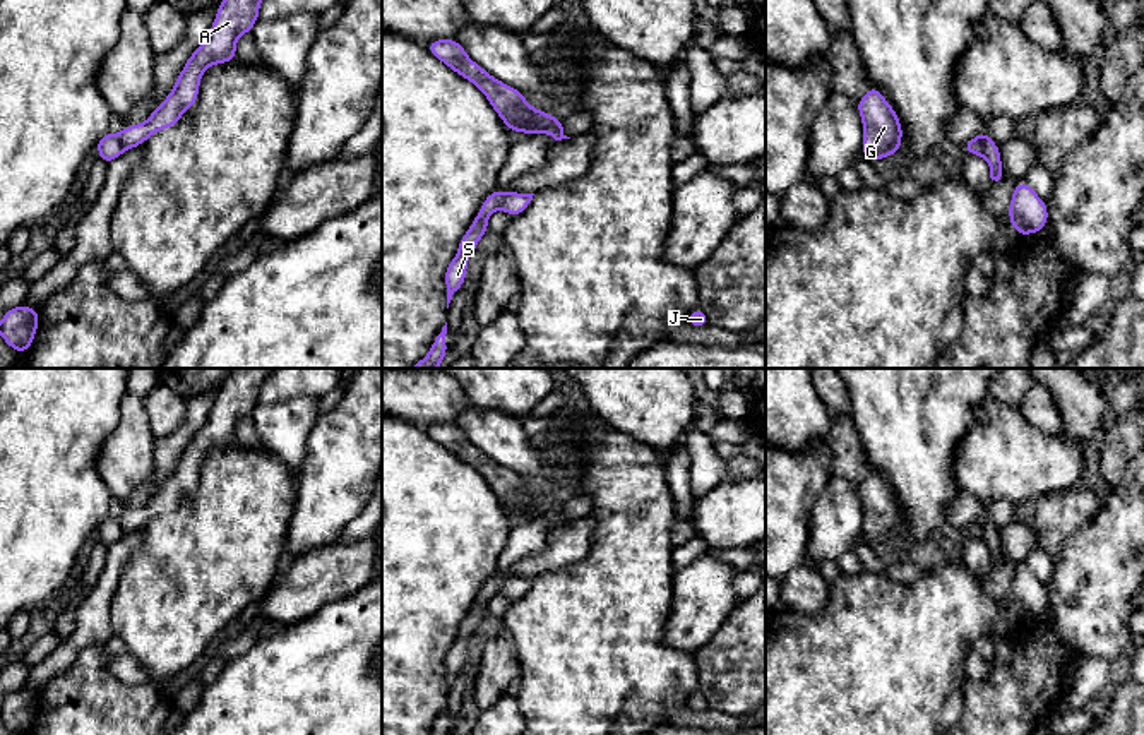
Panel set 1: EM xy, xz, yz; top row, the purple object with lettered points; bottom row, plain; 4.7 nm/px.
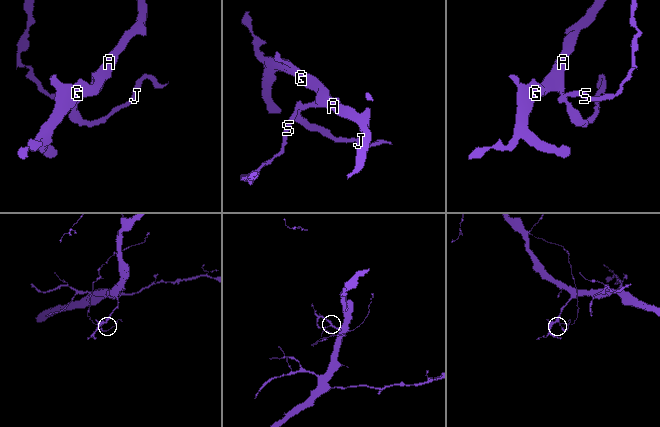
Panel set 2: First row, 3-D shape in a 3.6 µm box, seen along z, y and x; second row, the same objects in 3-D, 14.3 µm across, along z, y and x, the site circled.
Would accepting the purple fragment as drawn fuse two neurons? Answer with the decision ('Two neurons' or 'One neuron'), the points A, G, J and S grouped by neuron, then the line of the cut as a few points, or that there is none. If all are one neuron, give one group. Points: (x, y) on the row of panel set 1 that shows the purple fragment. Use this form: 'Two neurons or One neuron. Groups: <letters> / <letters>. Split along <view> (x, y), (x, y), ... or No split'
Two neurons. Groups: A G J / S. Split along yz (977, 136), (983, 144), (983, 155)

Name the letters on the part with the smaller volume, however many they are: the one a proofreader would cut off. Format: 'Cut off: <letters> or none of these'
Cut off: S

